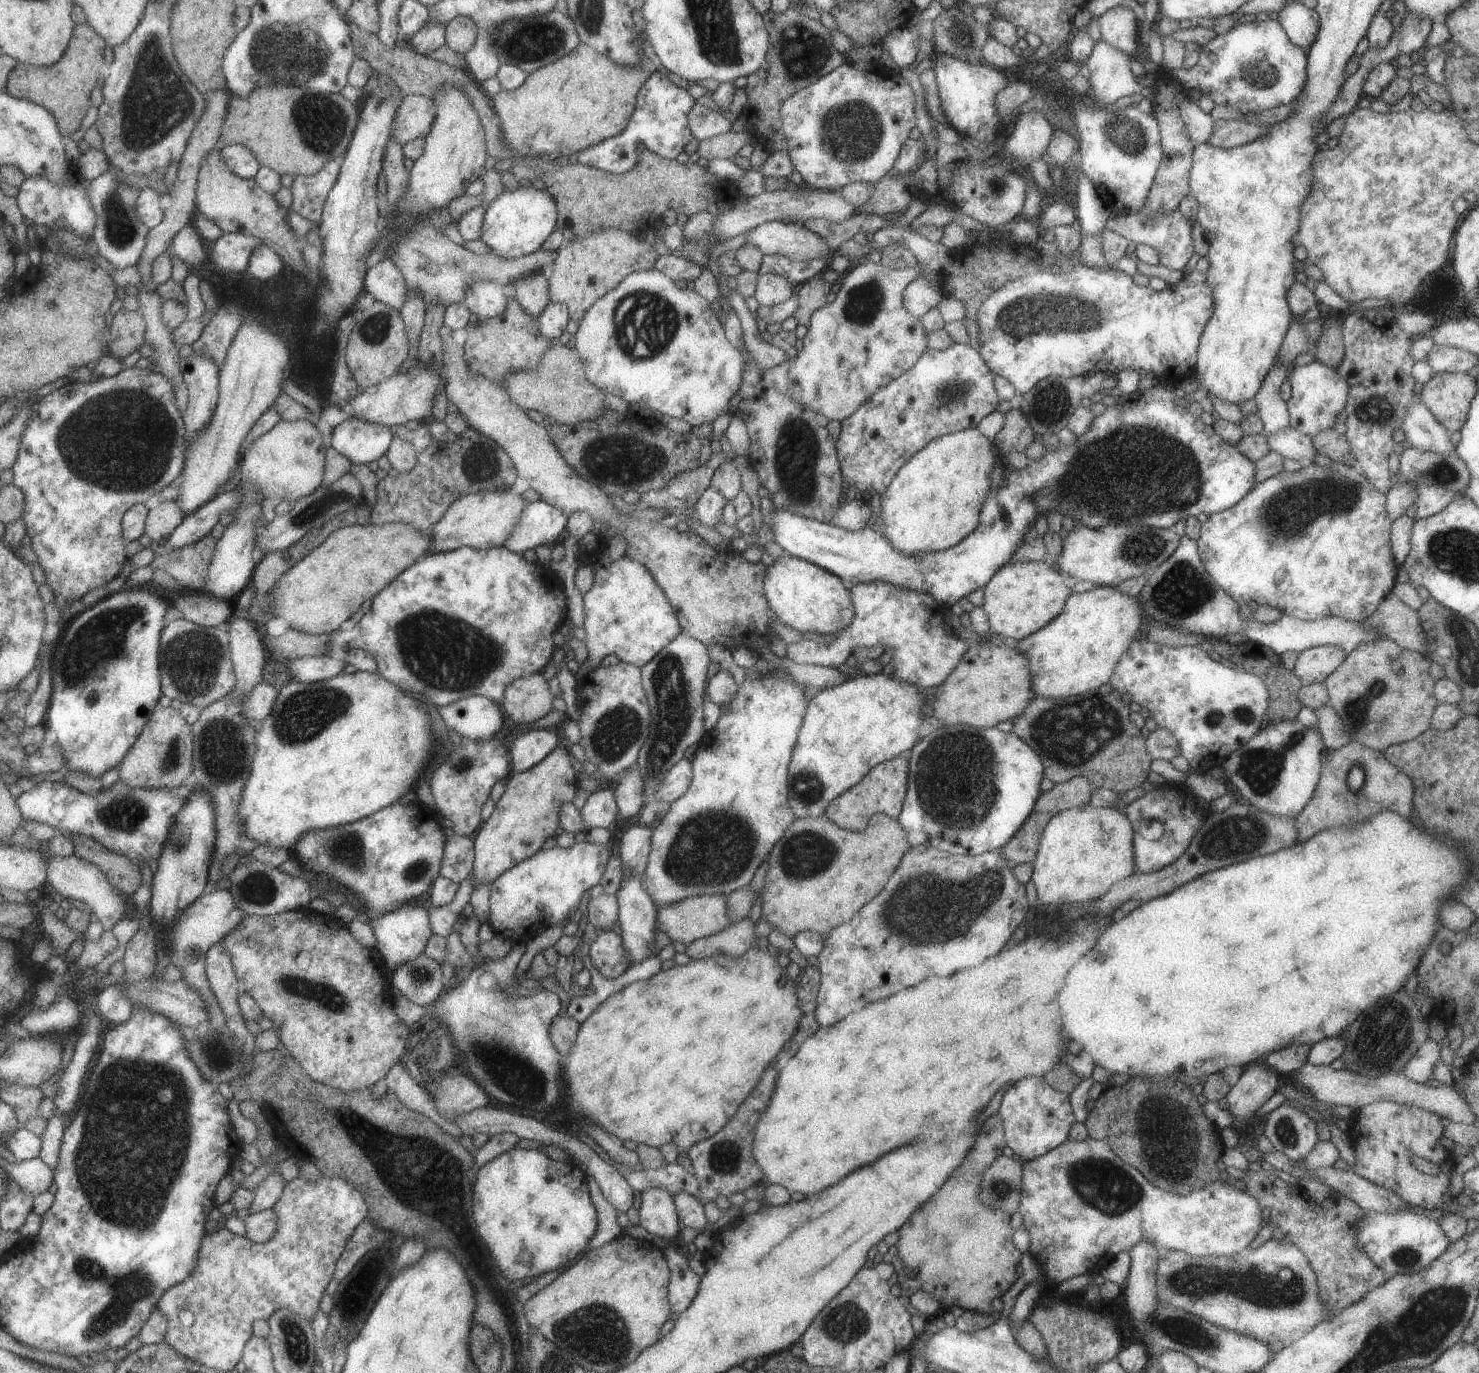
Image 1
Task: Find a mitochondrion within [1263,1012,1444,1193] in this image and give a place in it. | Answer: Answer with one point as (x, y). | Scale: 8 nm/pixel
(1285, 1131)

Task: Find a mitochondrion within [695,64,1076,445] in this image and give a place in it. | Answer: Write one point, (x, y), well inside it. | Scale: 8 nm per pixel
(853, 133)

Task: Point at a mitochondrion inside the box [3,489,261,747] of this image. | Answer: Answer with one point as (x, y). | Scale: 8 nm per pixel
(102, 637)

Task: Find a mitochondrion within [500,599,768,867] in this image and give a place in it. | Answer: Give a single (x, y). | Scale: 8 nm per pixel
(673, 706)

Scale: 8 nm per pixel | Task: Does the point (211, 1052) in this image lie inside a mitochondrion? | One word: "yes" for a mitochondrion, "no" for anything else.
yes

